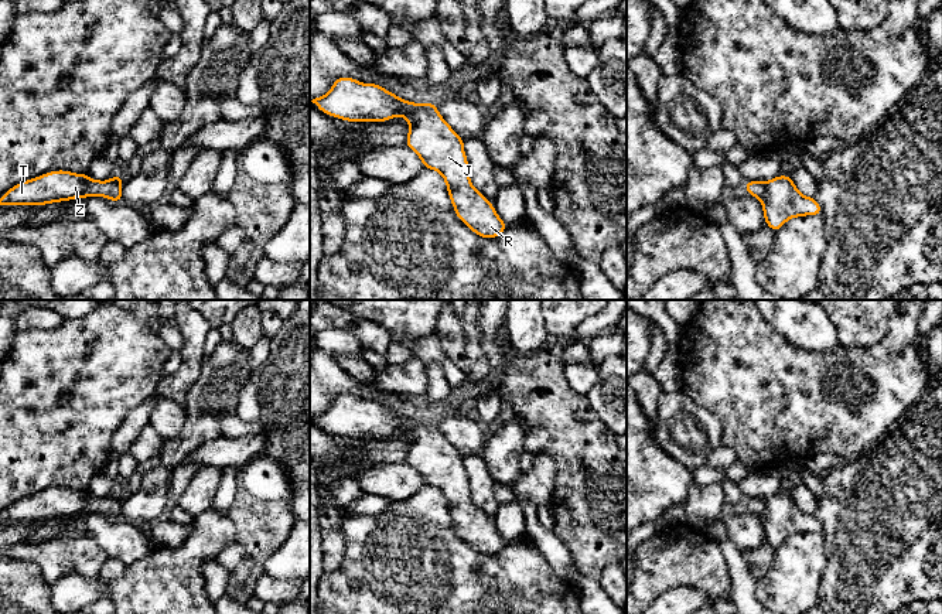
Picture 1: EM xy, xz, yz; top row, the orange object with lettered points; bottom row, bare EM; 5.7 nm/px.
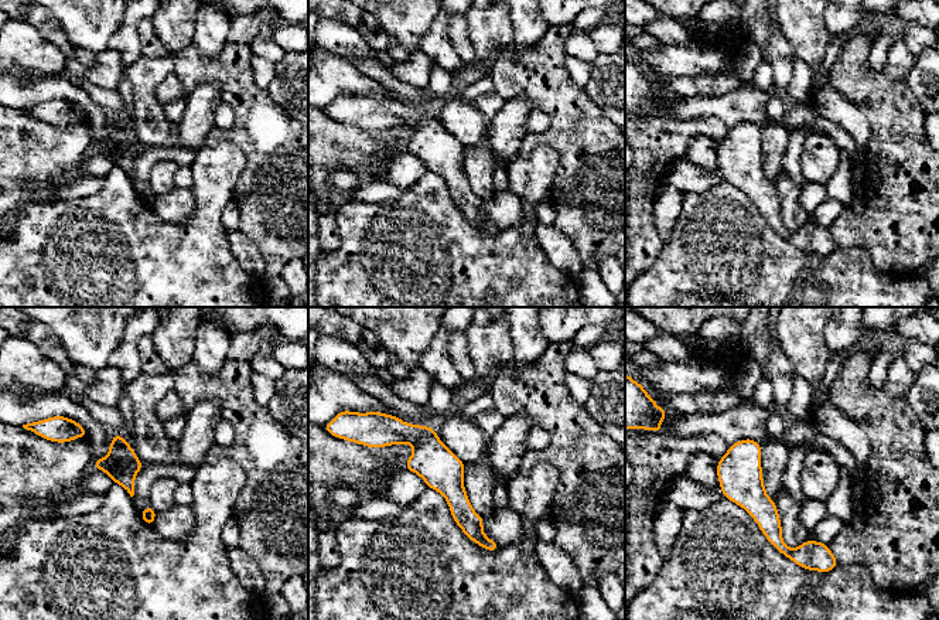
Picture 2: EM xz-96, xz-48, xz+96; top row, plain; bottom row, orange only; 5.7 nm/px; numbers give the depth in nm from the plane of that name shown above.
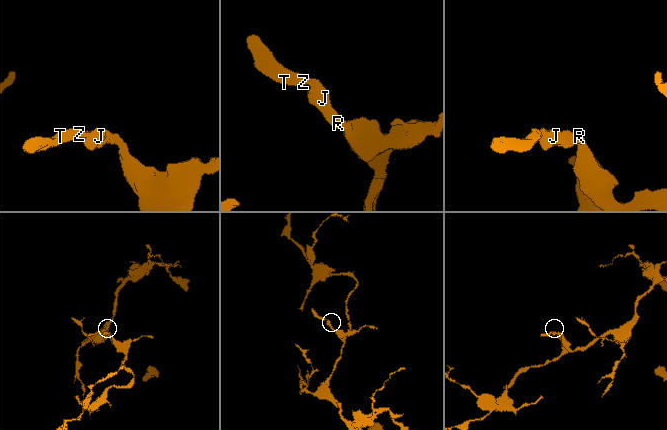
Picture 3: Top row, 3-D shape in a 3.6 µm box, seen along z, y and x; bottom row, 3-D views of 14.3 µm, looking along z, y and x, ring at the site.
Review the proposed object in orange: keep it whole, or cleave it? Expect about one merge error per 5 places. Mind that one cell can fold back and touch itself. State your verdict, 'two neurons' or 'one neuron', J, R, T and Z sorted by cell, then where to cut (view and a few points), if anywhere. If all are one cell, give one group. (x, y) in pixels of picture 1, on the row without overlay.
one neuron | J R T Z | no cut

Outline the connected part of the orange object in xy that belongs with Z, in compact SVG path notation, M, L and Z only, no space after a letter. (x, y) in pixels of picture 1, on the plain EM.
M57 487L11 504L0 514L0 522L47 522L99 512L122 519L122 501L122 492L99 498L92 497L88 491Z

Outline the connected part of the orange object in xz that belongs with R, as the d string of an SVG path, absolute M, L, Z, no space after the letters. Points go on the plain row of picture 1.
M337 395L324 413L313 419L325 431L348 439L386 439L402 433L410 441L406 463L421 477L423 484L438 488L457 531L481 555L498 555L508 542L499 535L487 514L474 505L464 457L443 436L434 419L413 420L378 400L354 395Z

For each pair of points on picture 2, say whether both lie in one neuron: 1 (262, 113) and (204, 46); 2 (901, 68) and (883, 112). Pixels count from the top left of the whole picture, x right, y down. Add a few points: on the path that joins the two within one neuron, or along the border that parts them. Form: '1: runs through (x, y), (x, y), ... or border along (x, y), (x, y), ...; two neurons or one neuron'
1: border along (231, 27), (217, 54), (201, 55), (191, 46); two neurons
2: border along (881, 71), (902, 82); two neurons

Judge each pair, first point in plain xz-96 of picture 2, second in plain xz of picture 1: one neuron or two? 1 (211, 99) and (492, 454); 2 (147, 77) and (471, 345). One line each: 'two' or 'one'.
1: one
2: two

